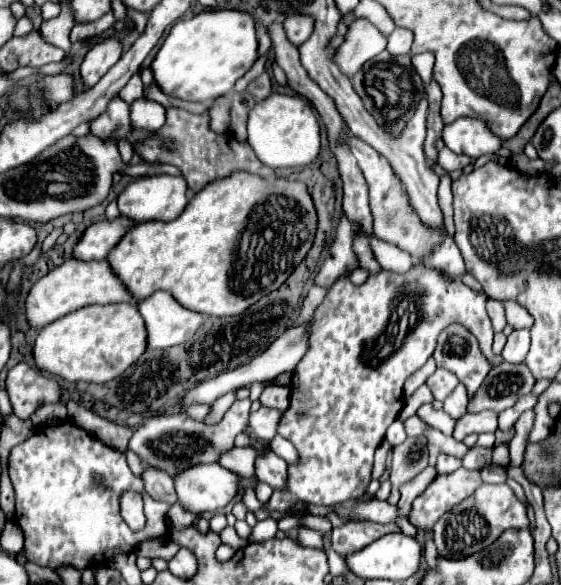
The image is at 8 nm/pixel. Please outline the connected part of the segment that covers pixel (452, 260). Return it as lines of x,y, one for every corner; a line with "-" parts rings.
444,230
444,242
440,248
436,248
430,256
426,256
424,260
420,260
420,264
430,266
430,268
438,268
442,272
446,272
450,278
460,278
464,270
464,260
462,254
456,246
456,242
450,238
450,234

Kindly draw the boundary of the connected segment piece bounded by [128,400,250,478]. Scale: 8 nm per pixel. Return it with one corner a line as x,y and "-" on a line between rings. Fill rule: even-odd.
236,400
230,406
230,410
224,414
224,418
216,424
204,424
204,422
192,420
186,412
148,418
142,426
134,430
134,436
130,438
128,448
134,454
138,454
138,458
146,466
166,470
174,478
178,476
178,472
186,468
218,462
218,456
234,448
234,438
248,428
248,416
250,416
250,400

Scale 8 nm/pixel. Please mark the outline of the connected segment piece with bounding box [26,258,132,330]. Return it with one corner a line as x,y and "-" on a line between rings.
66,260
58,268
50,270
46,276
42,276
38,282
32,284
28,296
26,296
26,320
30,328
44,328
50,322
80,310
82,306
92,304
110,304
110,302
132,302
128,290
124,284
114,276
106,260

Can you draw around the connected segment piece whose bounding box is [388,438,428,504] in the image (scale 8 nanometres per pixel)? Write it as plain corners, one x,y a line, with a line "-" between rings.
406,440
392,448
392,468
390,468
390,484
392,492
388,502
398,504
400,498
400,484
412,480
428,466
428,448
426,440

